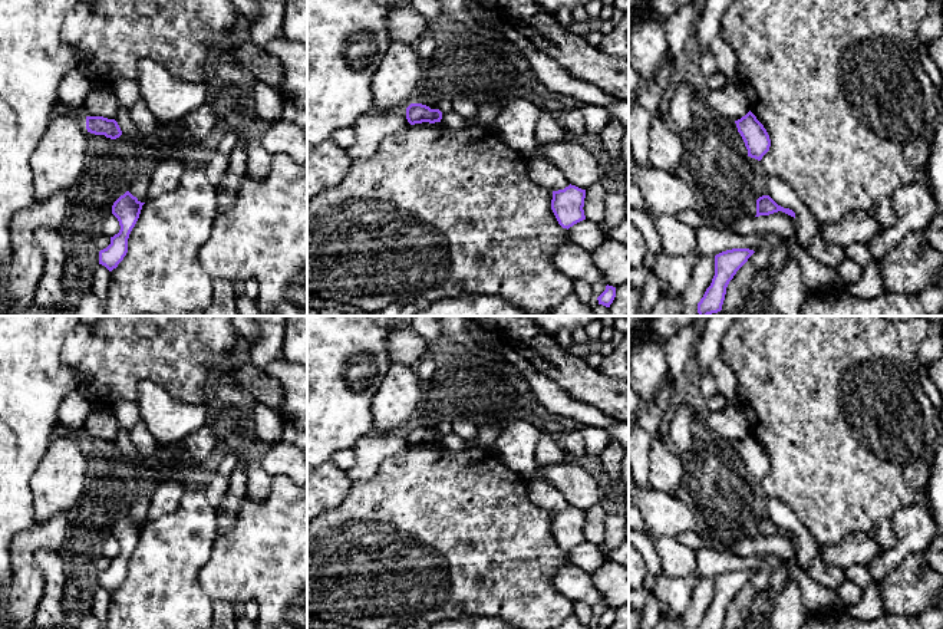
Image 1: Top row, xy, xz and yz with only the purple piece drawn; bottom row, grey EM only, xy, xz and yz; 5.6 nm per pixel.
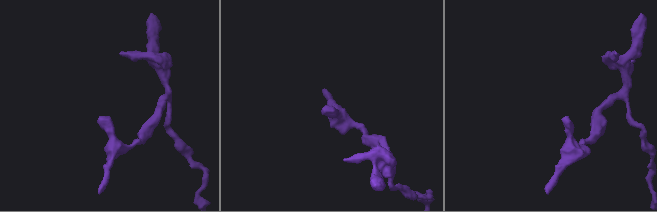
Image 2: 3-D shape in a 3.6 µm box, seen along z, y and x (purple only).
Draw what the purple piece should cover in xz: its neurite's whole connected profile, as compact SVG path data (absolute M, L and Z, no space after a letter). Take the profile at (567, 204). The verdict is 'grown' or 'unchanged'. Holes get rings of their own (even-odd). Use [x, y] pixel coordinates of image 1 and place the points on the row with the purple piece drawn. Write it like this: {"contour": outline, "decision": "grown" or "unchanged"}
{"contour": "M568 185L564 190L553 191L551 210L563 228L586 220L584 215L586 190Z", "decision": "unchanged"}

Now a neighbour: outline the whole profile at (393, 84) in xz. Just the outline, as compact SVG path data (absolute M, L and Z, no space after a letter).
M390 42L370 83L373 111L403 111L410 105L419 78L418 59L412 45Z

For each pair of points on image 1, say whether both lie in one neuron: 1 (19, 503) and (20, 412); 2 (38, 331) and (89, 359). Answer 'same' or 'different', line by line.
1: same
2: different

